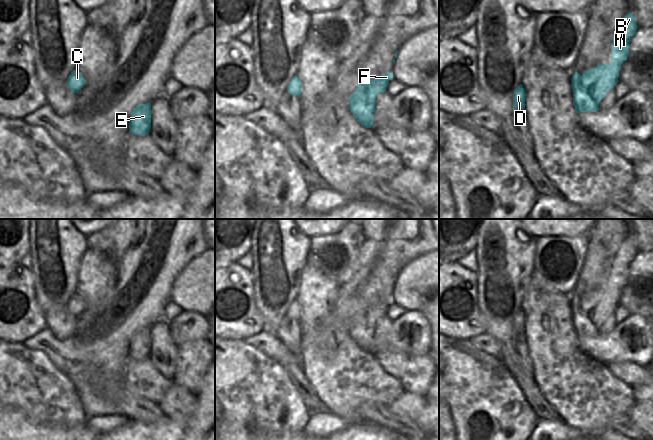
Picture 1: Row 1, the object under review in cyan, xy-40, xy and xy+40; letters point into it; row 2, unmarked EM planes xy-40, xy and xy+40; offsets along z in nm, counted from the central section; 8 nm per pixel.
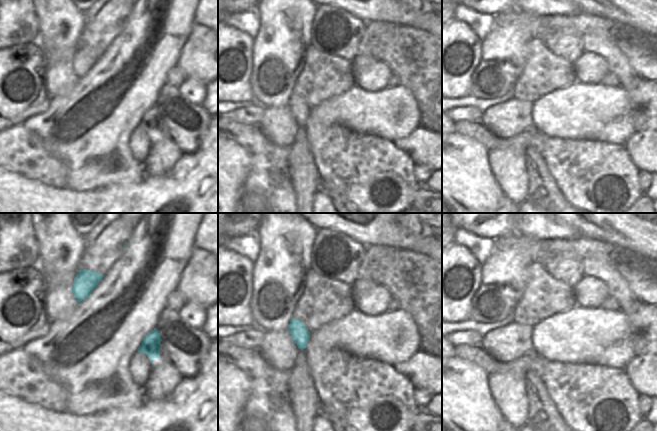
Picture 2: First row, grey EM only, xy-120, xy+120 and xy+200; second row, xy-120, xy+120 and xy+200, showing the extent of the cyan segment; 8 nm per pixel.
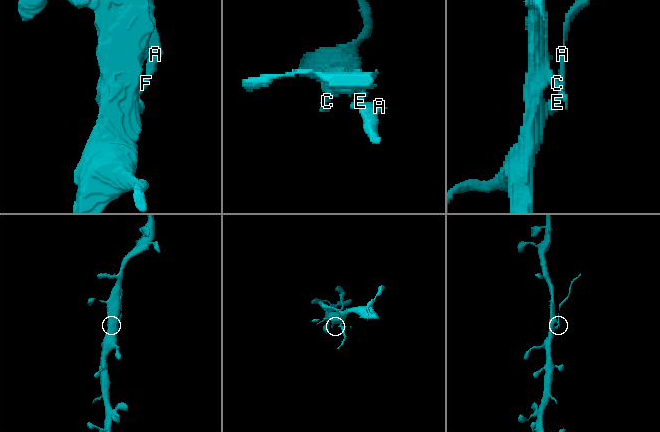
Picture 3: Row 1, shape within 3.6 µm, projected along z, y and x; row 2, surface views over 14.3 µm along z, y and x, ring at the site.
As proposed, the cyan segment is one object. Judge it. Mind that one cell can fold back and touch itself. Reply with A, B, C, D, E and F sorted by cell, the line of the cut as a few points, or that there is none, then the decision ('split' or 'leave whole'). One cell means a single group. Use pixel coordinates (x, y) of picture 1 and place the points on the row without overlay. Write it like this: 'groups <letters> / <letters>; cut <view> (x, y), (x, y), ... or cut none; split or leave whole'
groups A B F / C D E; cut xy+40 (581, 299), (590, 303), (590, 312), (597, 316), (599, 325); split

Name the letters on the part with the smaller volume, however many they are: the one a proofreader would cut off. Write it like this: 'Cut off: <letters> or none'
Cut off: A, B, F

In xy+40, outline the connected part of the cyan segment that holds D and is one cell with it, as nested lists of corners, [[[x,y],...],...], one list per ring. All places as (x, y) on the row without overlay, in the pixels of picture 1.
[[[520,308],[513,317],[513,334],[525,333],[525,313]]]

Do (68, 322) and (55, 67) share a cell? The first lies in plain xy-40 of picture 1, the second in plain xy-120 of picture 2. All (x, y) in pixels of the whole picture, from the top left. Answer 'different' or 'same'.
same

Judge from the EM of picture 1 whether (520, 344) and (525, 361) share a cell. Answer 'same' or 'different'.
same

